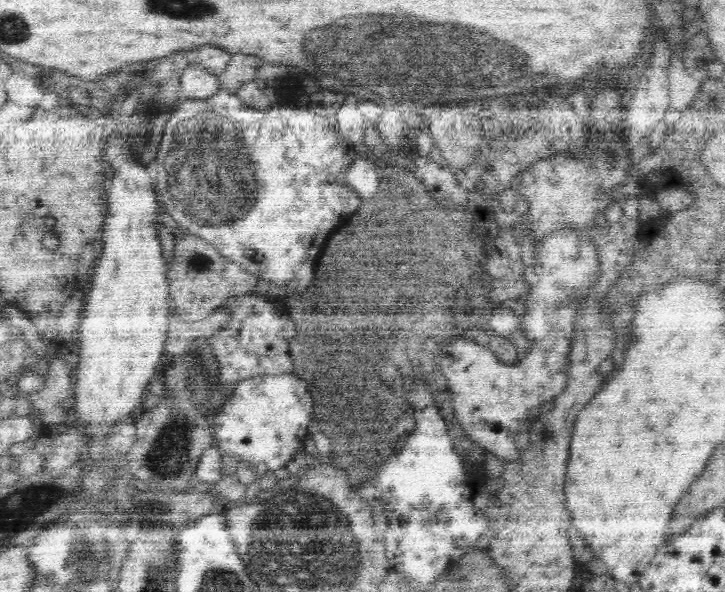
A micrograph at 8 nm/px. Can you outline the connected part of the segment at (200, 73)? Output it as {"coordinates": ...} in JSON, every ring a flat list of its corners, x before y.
{"coordinates":[[188,65,180,76,180,91,178,98,204,100,210,98,222,87,219,76,207,72,200,65]]}

